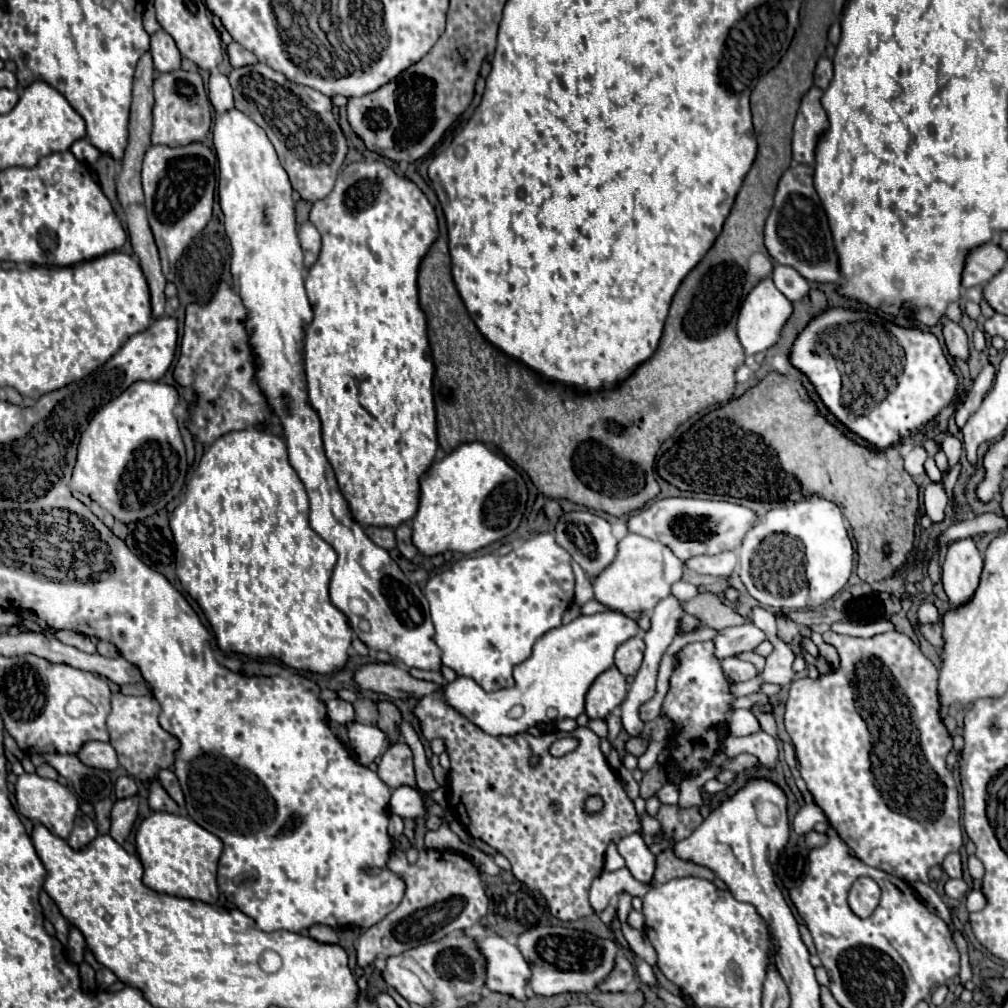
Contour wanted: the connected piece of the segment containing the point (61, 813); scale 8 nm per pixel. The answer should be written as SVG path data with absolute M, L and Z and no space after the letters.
M23 773L23 775L19 775L17 785L15 785L15 797L17 797L17 809L21 815L25 815L31 821L43 823L51 833L55 833L63 839L69 837L75 815L79 811L78 797L69 787L61 785L53 779L43 779L37 773Z

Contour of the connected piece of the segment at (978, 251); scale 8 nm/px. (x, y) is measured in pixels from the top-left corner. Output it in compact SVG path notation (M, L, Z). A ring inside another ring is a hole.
M995 243L979 245L967 253L965 269L961 273L961 285L965 289L975 285L985 285L1001 271L1005 263L1007 263L1007 253L999 245Z

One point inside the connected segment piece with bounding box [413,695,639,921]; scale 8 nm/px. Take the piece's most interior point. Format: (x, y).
(533, 814)

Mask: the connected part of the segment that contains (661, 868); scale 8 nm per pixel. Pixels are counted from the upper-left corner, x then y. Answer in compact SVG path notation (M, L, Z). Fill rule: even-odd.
M671 849L661 851L655 859L657 859L657 867L653 873L653 885L667 883L667 881L677 879L677 877L701 877L701 879L709 879L709 881L715 879L713 871L699 867L695 863L687 863L687 861L677 859Z

